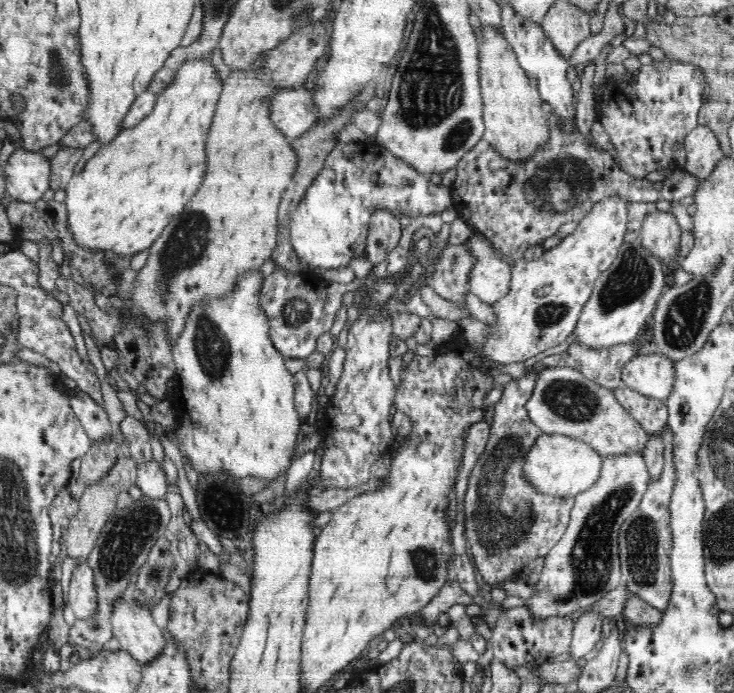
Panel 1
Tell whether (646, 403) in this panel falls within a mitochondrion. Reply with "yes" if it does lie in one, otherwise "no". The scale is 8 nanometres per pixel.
no

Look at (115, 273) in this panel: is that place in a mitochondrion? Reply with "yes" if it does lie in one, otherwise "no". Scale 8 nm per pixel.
yes

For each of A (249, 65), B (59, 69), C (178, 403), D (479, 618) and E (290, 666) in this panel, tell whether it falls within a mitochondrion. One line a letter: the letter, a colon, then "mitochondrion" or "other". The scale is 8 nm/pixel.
A: other
B: mitochondrion
C: other
D: other
E: other

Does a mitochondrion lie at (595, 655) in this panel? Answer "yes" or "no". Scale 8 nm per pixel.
no

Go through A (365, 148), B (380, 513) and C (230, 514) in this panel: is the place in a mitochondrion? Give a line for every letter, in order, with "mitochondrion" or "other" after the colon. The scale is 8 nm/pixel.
A: other
B: other
C: other

